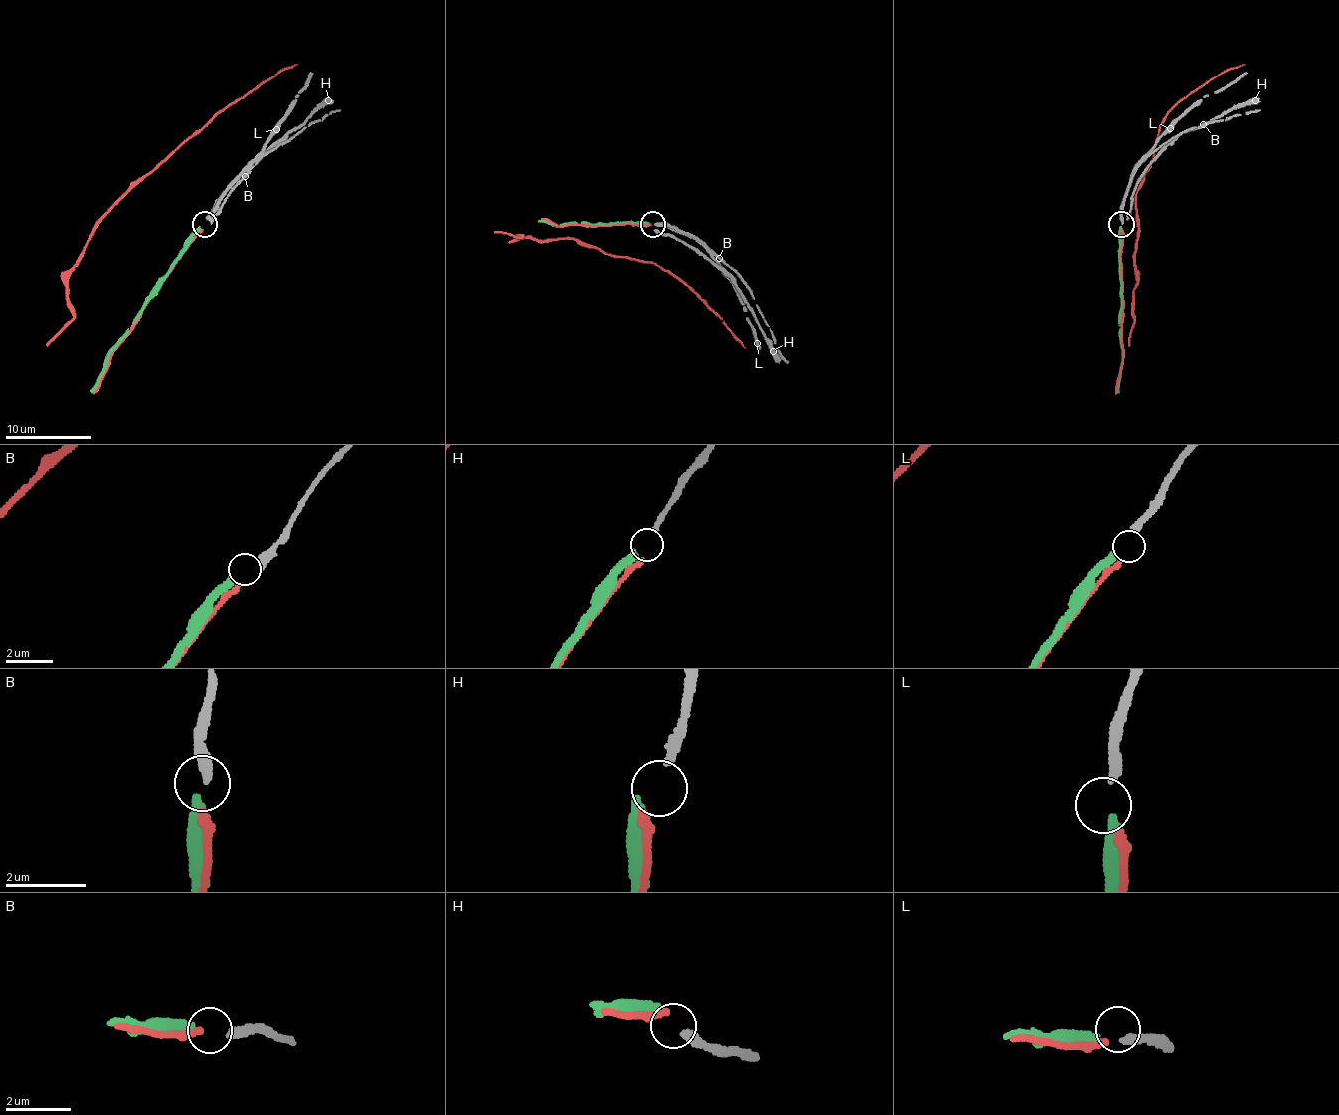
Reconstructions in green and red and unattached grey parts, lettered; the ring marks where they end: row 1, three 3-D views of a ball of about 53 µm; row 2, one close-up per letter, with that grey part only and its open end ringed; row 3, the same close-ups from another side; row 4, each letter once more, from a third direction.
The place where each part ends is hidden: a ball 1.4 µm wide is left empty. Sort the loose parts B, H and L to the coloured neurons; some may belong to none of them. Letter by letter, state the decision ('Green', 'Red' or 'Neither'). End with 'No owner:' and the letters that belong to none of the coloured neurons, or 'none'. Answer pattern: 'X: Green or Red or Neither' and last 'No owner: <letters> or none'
B: Red
H: Neither
L: Green
No owner: H

